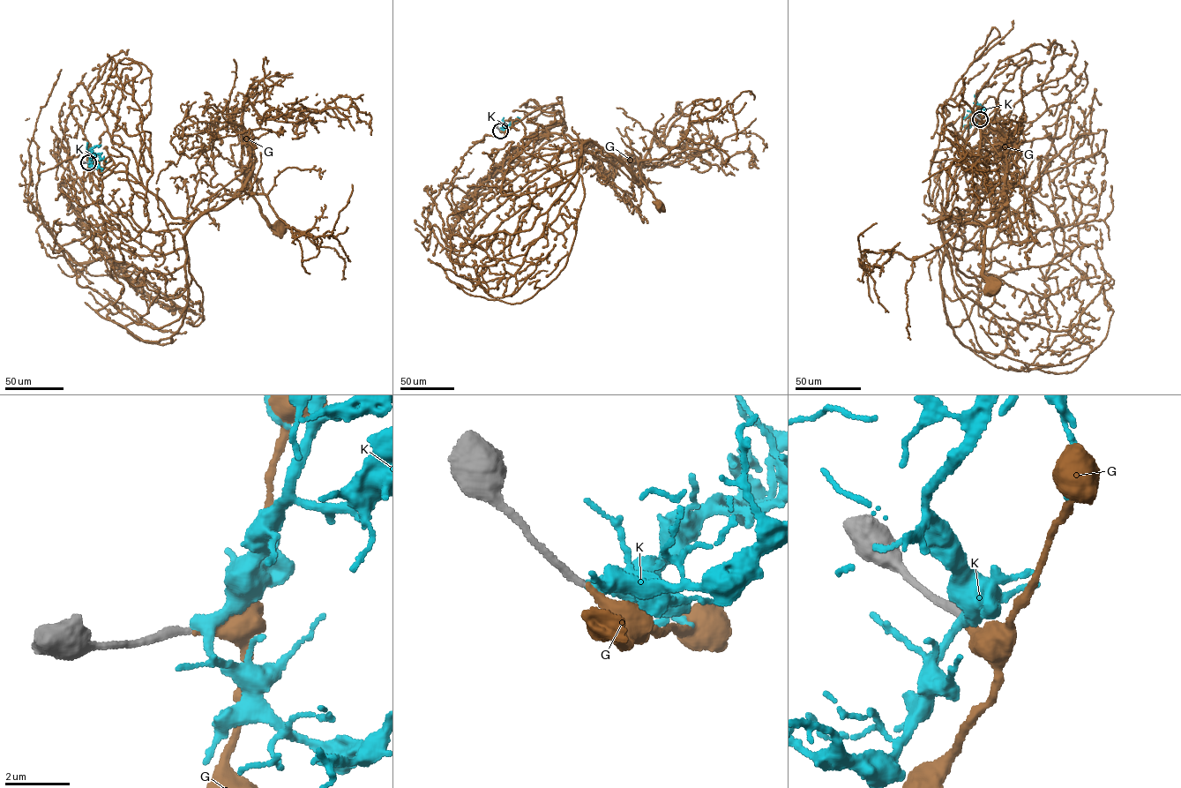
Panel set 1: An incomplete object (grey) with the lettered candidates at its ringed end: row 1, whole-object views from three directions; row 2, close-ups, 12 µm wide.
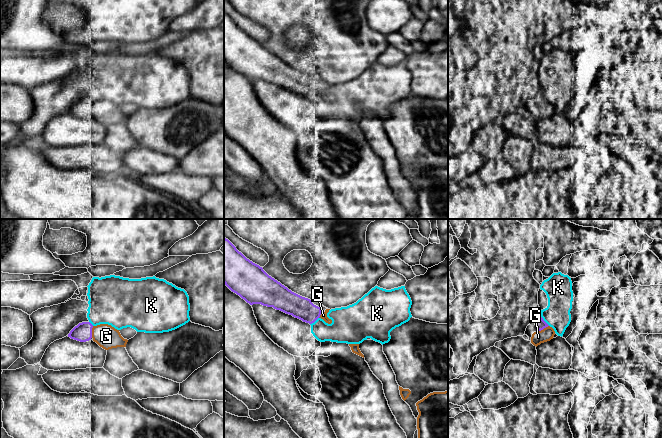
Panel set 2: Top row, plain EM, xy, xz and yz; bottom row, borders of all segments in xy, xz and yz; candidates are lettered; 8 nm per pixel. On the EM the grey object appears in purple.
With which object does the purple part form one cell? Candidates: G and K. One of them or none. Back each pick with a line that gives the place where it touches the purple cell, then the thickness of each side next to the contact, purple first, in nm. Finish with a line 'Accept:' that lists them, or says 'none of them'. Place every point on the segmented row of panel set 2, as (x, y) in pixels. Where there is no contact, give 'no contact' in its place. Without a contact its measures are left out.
G: contact xy (91, 332); calibres 150 and 190 nm
Accept: G

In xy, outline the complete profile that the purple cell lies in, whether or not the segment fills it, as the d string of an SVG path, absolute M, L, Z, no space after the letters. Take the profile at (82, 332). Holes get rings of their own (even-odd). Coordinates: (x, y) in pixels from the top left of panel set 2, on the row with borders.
M90 322L79 323L70 331L68 337L80 342L86 342L92 339L105 350L126 347L128 342L127 339L121 336L119 330L111 325L100 324L93 326Z

